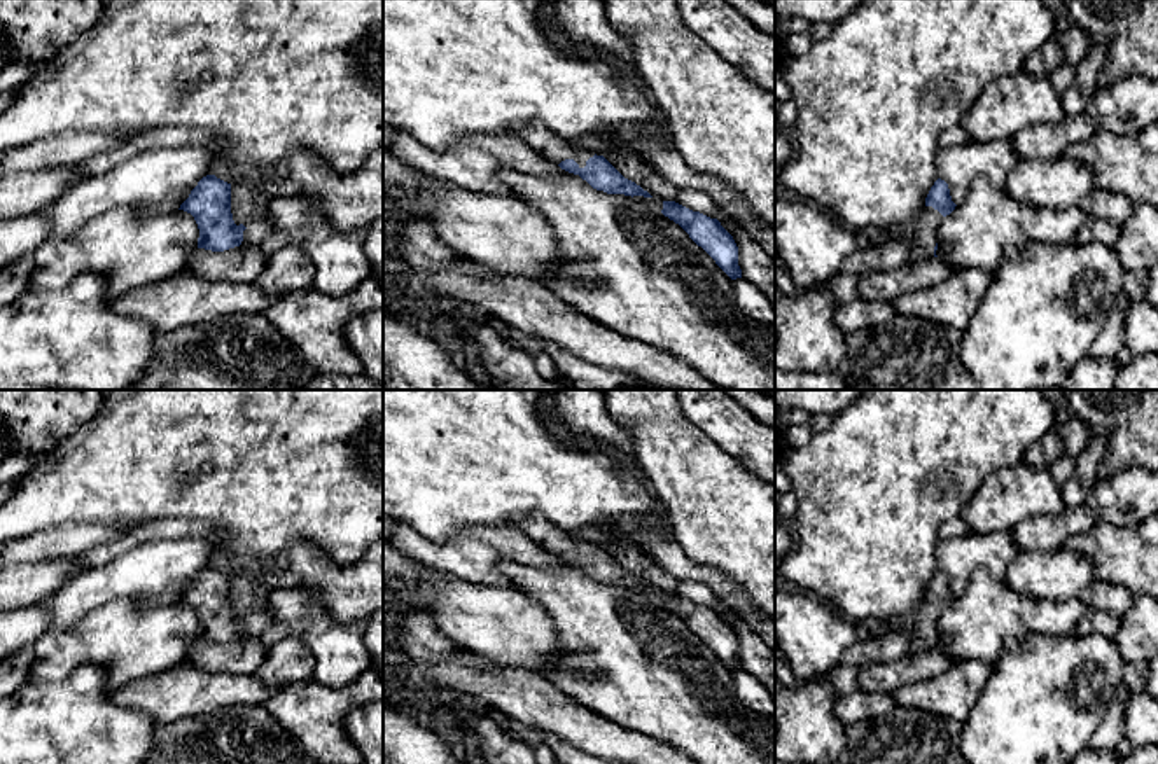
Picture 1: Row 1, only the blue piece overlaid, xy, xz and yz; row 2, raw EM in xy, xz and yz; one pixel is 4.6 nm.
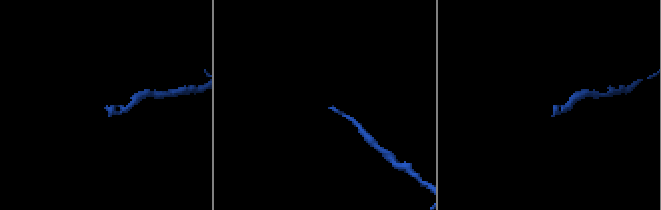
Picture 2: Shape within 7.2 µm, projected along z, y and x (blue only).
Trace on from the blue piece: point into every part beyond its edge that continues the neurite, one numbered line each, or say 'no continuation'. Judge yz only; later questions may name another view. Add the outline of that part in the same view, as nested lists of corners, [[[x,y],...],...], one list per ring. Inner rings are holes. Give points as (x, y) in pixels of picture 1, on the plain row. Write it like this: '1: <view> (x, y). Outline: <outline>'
1: yz (927, 612). Outline: [[[924,596],[915,612],[913,636],[908,657],[934,649],[936,626],[943,610],[945,608],[938,601]]]

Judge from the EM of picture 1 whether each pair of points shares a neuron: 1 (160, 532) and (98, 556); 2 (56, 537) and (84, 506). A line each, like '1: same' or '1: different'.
1: same
2: different

